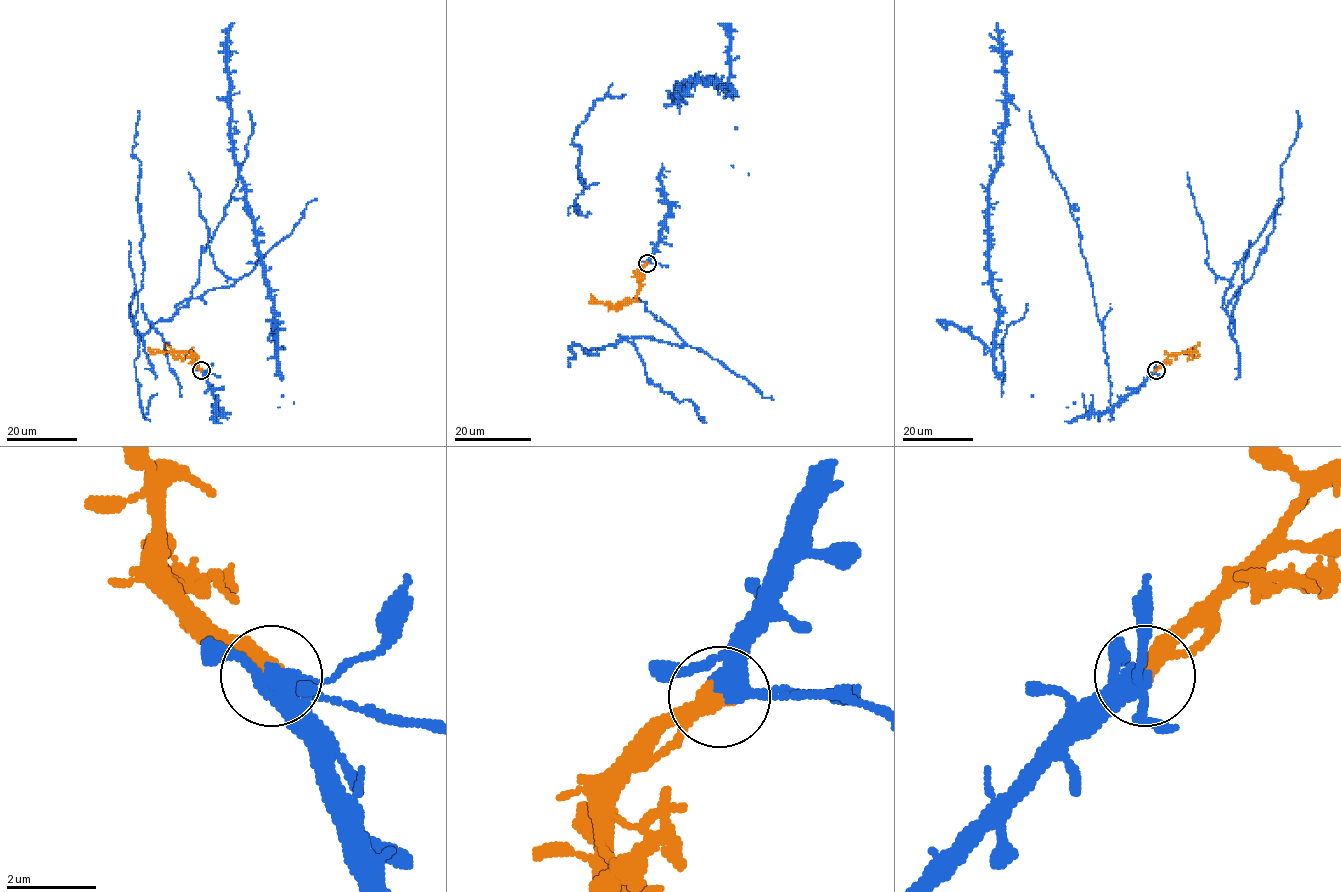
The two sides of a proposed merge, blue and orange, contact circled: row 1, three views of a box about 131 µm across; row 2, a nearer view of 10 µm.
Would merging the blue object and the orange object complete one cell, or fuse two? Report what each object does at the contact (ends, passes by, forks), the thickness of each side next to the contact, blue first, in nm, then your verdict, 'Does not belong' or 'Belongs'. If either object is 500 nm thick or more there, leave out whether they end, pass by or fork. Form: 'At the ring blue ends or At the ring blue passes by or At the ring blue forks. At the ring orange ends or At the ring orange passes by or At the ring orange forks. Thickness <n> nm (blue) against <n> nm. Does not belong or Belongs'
At the ring blue forks. At the ring orange passes by. Thickness 320 nm (blue) against 360 nm. Belongs

